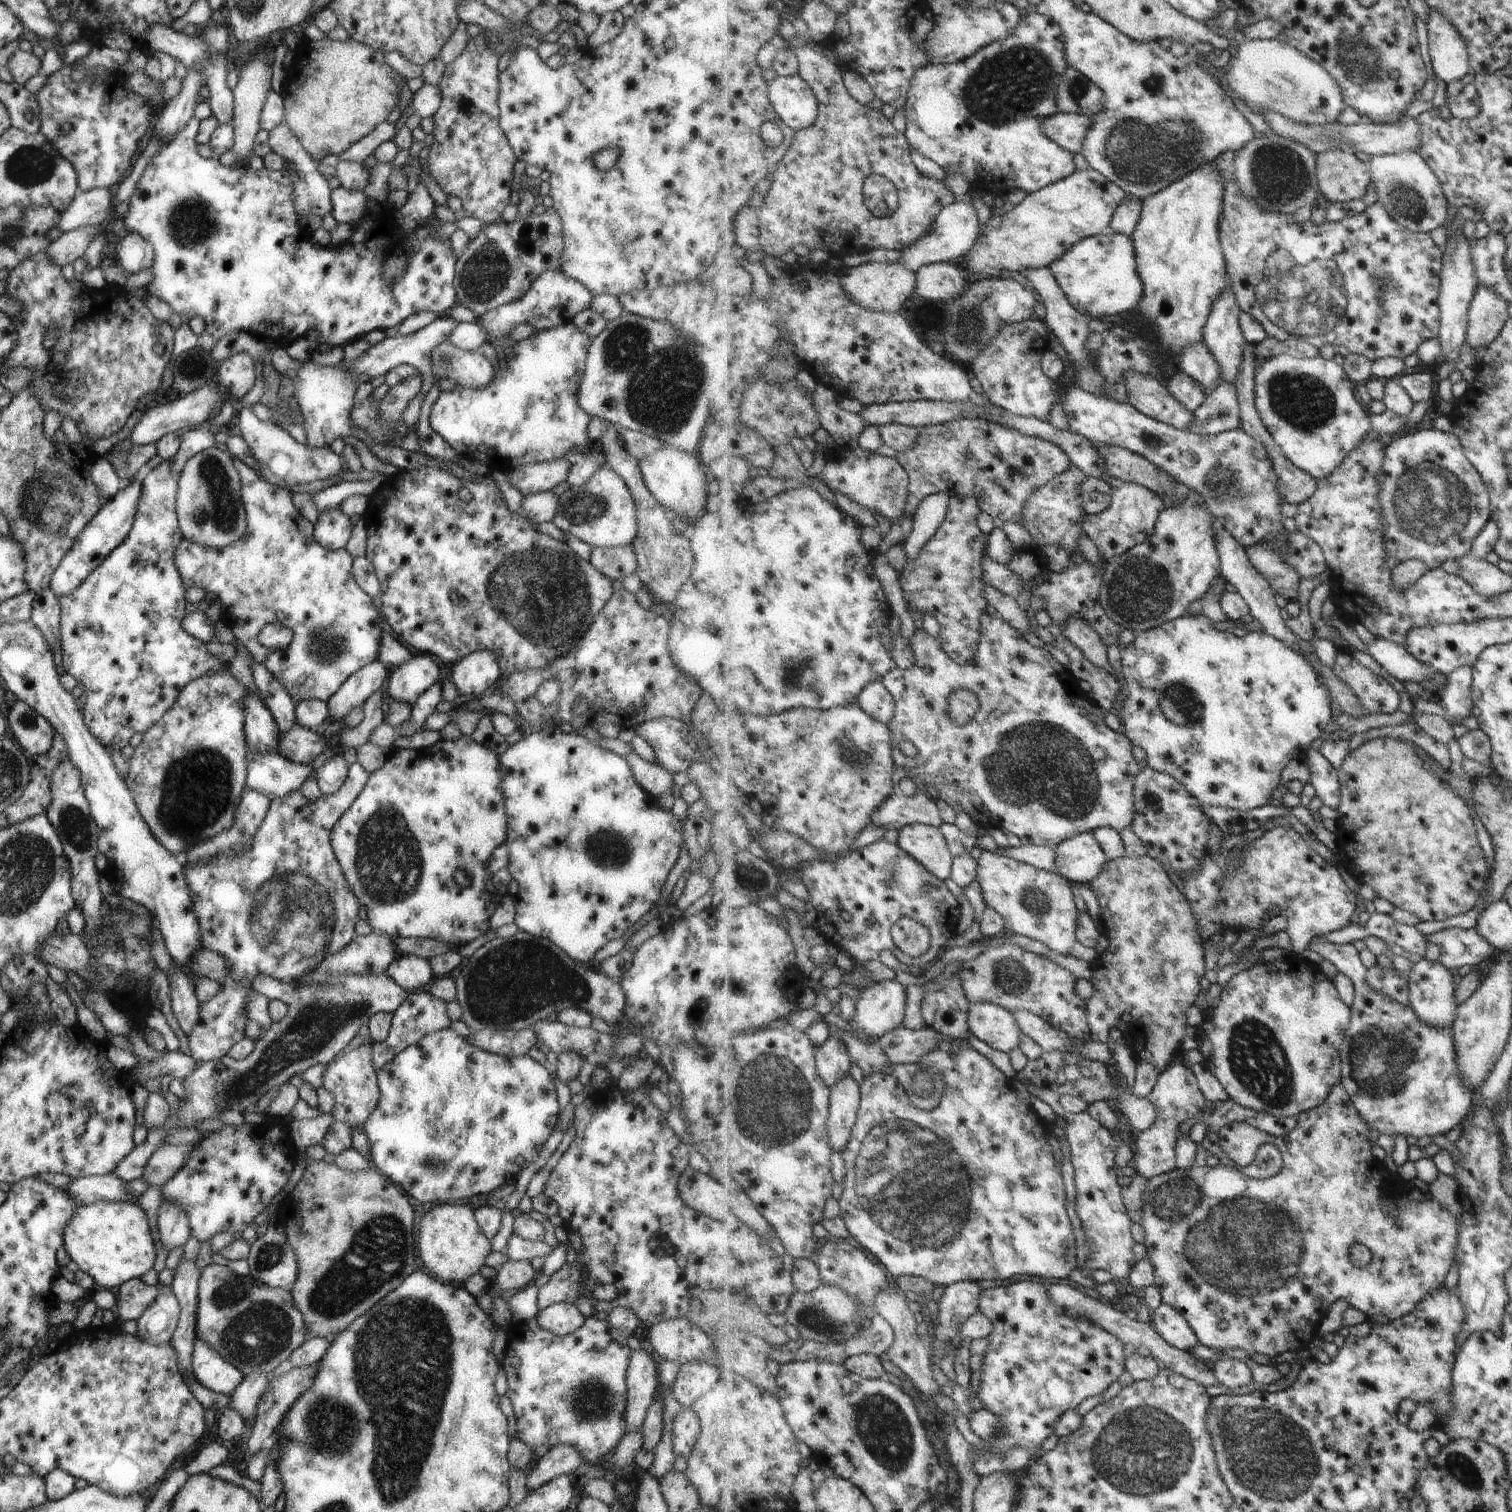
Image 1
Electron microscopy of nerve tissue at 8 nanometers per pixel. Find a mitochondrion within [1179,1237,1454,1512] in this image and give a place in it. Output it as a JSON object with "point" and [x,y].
{"point":[1266,1451]}

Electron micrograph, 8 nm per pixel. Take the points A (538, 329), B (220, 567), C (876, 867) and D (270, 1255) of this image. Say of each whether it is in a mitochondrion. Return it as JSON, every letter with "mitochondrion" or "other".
{"A":"other","B":"other","C":"mitochondrion","D":"mitochondrion"}

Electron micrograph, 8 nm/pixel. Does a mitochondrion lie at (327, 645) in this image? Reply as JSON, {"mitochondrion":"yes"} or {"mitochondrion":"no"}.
{"mitochondrion":"yes"}

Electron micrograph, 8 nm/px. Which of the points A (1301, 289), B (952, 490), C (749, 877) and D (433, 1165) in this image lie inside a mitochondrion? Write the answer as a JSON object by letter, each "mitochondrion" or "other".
{"A":"mitochondrion","B":"other","C":"mitochondrion","D":"mitochondrion"}

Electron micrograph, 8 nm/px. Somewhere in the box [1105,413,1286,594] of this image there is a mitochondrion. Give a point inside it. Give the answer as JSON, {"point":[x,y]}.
{"point":[1224,482]}

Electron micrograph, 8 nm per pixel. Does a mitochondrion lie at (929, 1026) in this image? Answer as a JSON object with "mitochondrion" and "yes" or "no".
{"mitochondrion":"no"}

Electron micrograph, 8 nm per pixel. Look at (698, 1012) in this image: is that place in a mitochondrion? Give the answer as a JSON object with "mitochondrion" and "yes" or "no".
{"mitochondrion":"yes"}

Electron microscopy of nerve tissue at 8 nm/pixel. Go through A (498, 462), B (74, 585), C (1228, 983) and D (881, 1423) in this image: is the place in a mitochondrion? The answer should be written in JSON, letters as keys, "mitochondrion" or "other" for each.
{"A":"other","B":"other","C":"other","D":"mitochondrion"}

